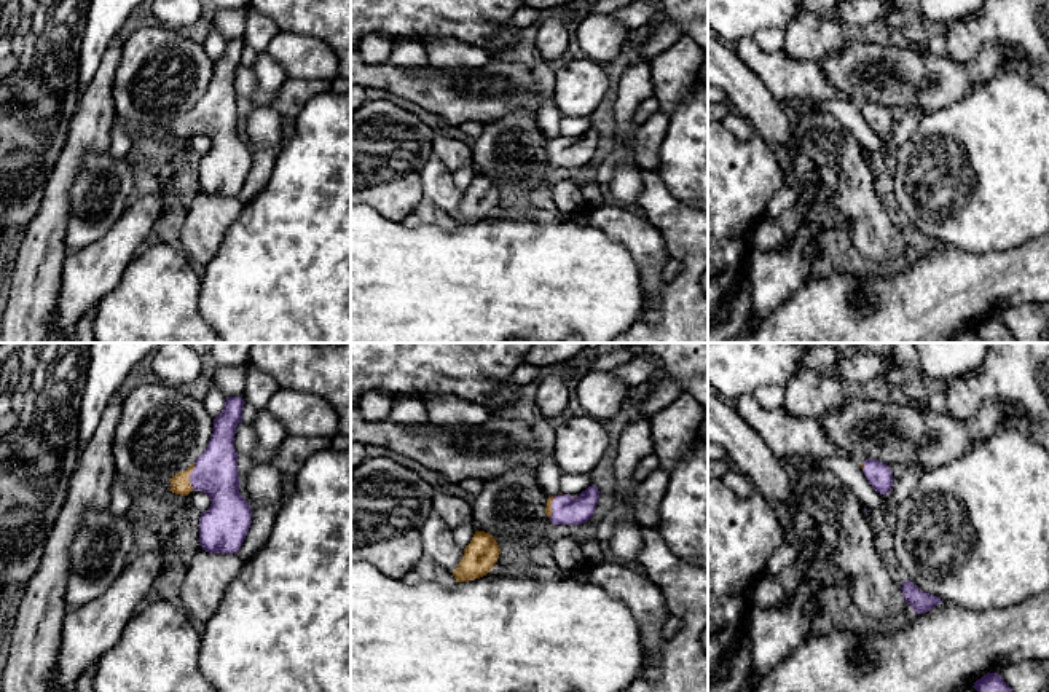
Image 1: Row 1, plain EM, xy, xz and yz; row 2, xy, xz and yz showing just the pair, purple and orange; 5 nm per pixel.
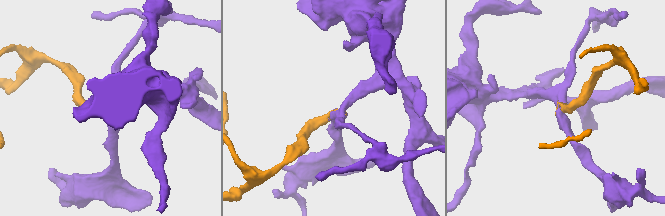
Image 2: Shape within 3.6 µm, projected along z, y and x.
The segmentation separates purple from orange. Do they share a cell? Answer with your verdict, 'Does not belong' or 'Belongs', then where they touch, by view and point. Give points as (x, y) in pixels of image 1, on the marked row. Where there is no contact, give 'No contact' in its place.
Belongs. Touches purple at xy (190, 477)

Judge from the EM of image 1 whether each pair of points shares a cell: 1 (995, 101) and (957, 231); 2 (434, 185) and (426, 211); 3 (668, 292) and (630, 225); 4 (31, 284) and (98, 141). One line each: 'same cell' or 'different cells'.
1: same cell
2: different cells
3: same cell
4: same cell

